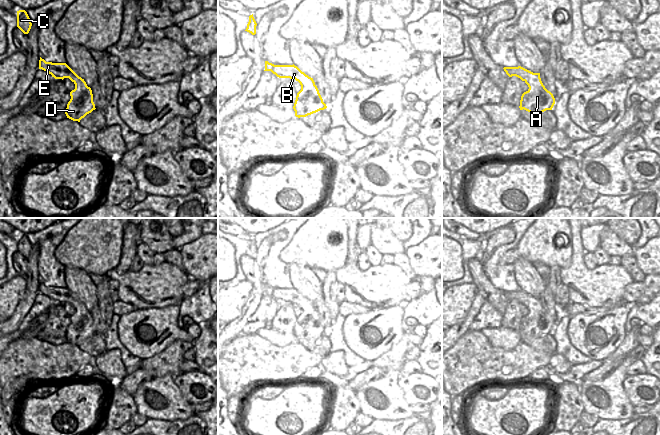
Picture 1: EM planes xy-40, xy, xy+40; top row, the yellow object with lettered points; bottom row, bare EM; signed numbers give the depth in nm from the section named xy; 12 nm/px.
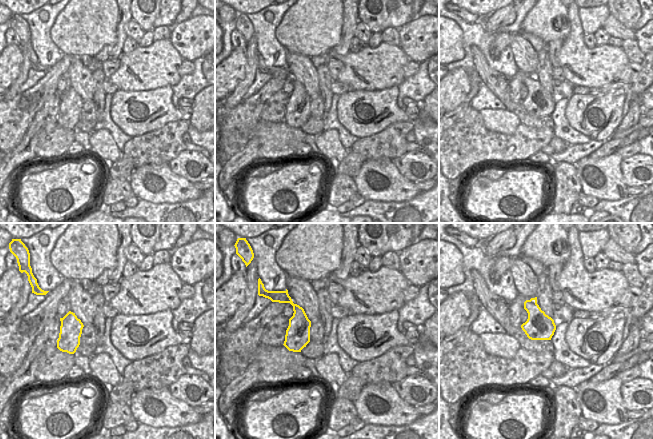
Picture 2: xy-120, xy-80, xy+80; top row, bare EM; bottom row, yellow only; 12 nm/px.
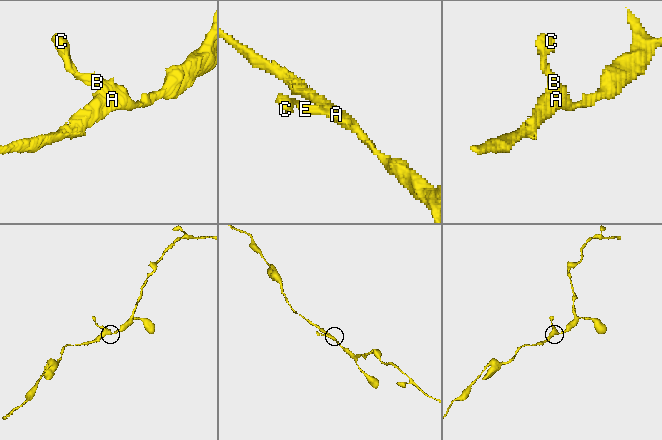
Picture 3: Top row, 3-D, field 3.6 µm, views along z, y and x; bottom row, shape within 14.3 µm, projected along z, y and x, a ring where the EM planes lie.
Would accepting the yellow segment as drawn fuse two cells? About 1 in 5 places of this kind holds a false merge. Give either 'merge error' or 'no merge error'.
merge error

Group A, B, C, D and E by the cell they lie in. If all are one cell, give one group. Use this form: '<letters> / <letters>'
A D / B C E

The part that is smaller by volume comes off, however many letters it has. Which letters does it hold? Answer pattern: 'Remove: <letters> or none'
Remove: B, C, E

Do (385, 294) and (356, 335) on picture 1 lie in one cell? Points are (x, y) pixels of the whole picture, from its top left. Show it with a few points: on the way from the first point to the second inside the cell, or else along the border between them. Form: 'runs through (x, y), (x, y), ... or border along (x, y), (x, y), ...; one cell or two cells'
border along (397, 304), (391, 307), (372, 310); two cells

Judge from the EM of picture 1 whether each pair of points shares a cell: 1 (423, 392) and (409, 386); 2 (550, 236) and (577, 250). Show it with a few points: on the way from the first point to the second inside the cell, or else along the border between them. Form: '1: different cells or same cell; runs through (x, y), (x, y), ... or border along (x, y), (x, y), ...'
1: same cell; runs through (420, 389), (412, 386)
2: different cells; border along (571, 228), (571, 263), (562, 269)

